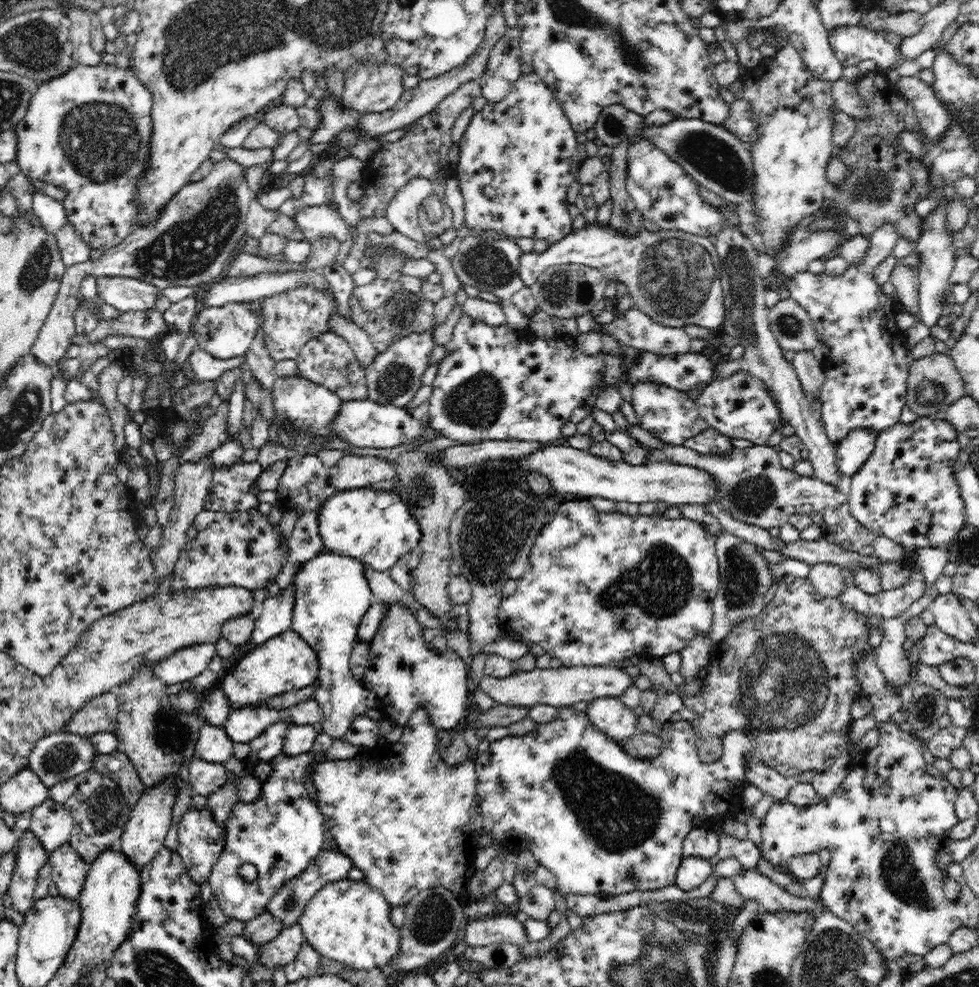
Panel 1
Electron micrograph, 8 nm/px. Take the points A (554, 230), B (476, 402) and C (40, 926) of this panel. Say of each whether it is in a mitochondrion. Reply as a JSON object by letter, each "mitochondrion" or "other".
{"A":"other","B":"mitochondrion","C":"other"}

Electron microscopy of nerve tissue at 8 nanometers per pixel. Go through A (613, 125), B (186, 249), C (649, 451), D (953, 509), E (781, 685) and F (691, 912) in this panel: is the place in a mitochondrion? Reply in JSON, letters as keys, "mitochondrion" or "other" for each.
{"A":"mitochondrion","B":"mitochondrion","C":"other","D":"other","E":"mitochondrion","F":"mitochondrion"}

